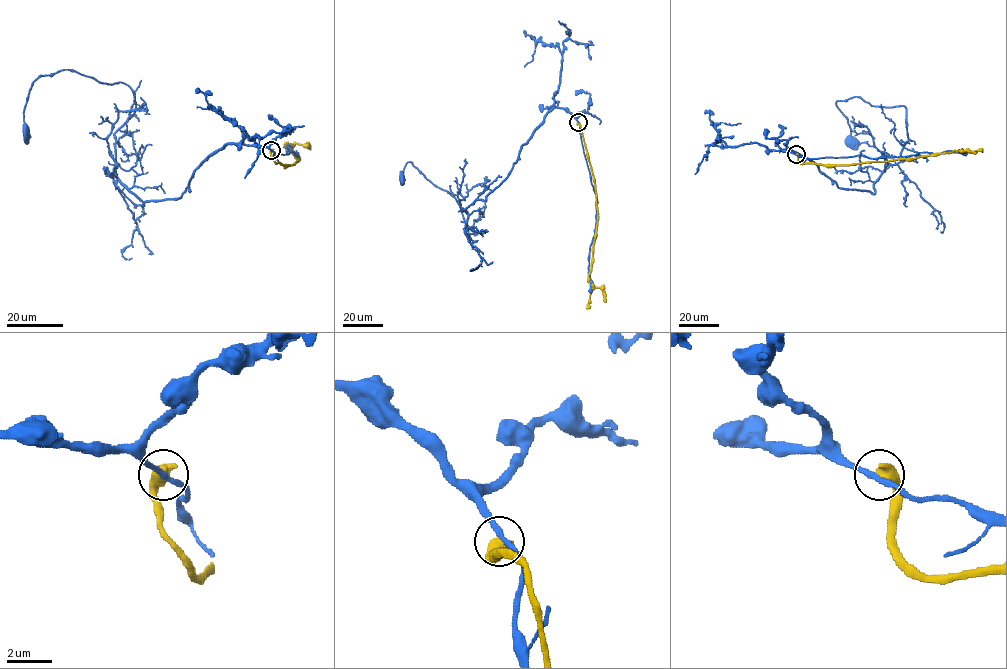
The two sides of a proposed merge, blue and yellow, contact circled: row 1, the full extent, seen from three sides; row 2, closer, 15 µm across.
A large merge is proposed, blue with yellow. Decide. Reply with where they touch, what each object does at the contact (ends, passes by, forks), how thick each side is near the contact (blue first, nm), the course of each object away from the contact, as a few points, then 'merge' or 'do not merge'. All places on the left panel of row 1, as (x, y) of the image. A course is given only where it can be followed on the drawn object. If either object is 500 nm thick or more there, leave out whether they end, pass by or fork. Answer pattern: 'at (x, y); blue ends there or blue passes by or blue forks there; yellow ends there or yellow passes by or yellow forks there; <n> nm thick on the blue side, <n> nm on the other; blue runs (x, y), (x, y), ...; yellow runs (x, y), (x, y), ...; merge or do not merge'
at (271, 150); 240 nm thick on the blue side, 700 nm on the other; blue runs (272, 150), (228, 144), (180, 197), (144, 204), (115, 173), (135, 94), (67, 69), (30, 87), (28, 143); yellow runs (272, 150), (270, 155), (275, 163), (292, 165), (299, 159), (286, 147), (292, 145), (284, 147); do not merge

